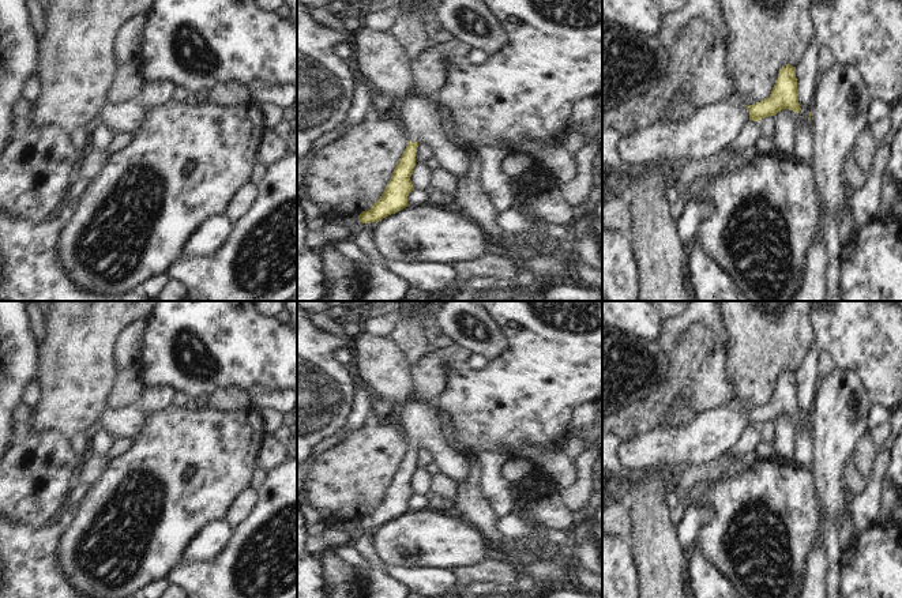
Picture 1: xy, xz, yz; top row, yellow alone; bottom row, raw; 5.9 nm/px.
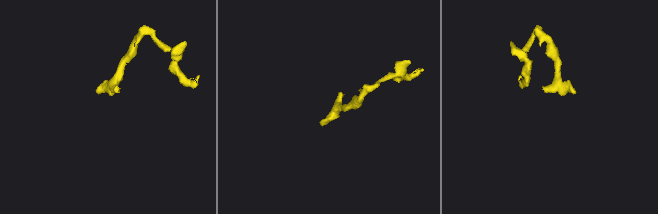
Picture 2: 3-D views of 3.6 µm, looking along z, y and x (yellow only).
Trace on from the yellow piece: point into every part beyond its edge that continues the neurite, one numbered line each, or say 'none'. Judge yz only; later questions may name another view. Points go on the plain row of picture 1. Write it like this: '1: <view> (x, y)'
1: yz (714, 432)

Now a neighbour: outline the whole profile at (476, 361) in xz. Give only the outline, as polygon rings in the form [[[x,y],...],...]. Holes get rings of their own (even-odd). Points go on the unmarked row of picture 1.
[[[471,353],[465,366],[467,369],[480,371],[484,369],[488,365],[488,362],[489,361],[484,356]]]

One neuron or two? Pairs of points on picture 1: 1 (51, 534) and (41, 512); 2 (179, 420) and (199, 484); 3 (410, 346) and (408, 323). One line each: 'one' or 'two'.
1: two
2: one
3: one

